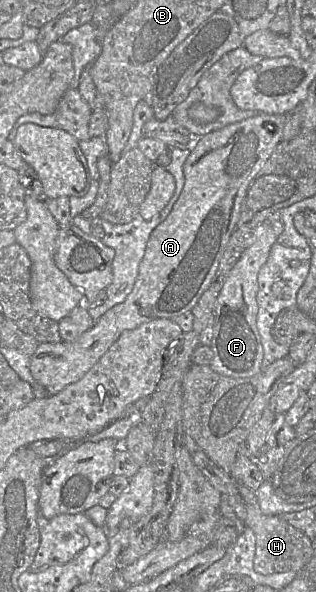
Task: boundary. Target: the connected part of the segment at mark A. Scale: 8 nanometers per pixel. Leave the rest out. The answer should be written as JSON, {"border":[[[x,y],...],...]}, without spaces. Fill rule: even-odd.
{"border":[[[258,114],[259,116],[228,125],[195,139],[183,166],[185,183],[182,192],[167,218],[150,234],[145,254],[139,265],[137,279],[126,300],[105,312],[94,322],[92,328],[84,332],[76,341],[38,344],[30,357],[30,372],[32,377],[45,388],[48,395],[57,394],[67,385],[81,379],[124,331],[135,329],[154,319],[171,320],[191,312],[203,293],[210,287],[230,237],[237,228],[248,187],[282,141],[285,116]]]}

